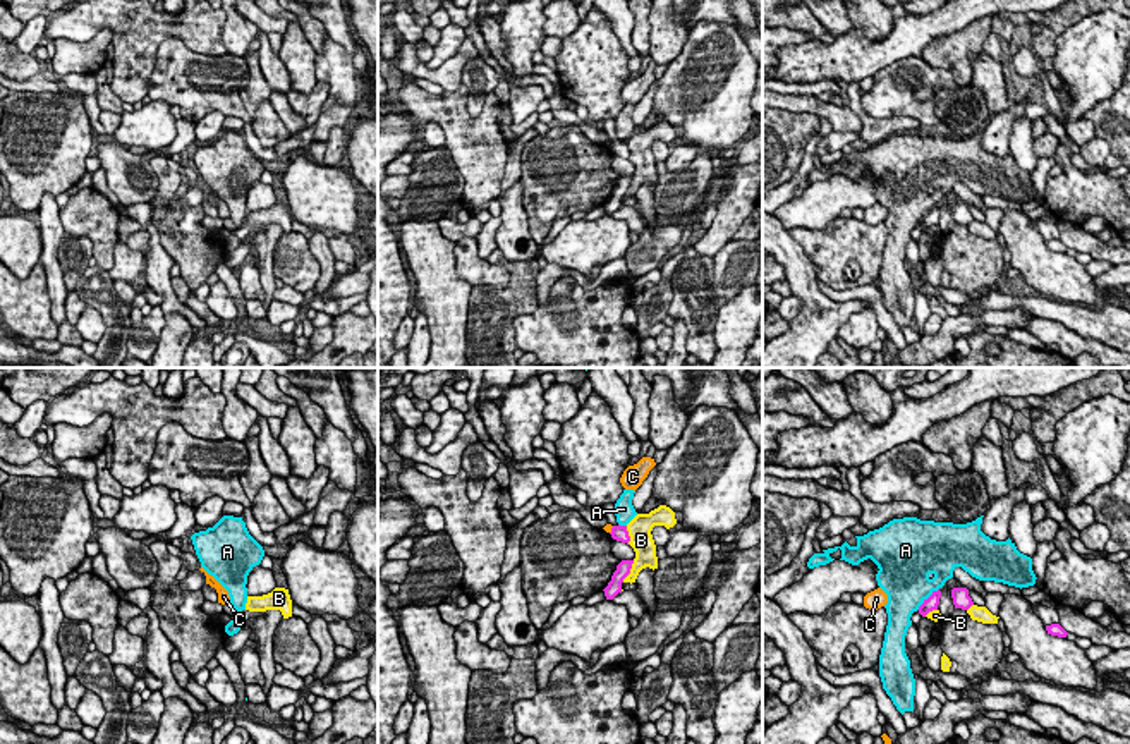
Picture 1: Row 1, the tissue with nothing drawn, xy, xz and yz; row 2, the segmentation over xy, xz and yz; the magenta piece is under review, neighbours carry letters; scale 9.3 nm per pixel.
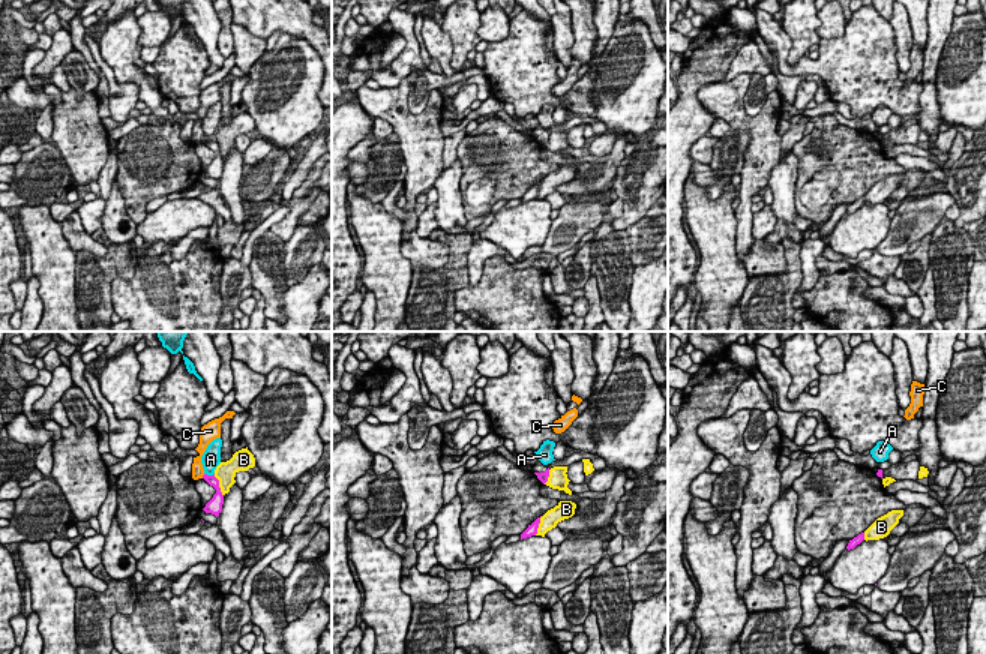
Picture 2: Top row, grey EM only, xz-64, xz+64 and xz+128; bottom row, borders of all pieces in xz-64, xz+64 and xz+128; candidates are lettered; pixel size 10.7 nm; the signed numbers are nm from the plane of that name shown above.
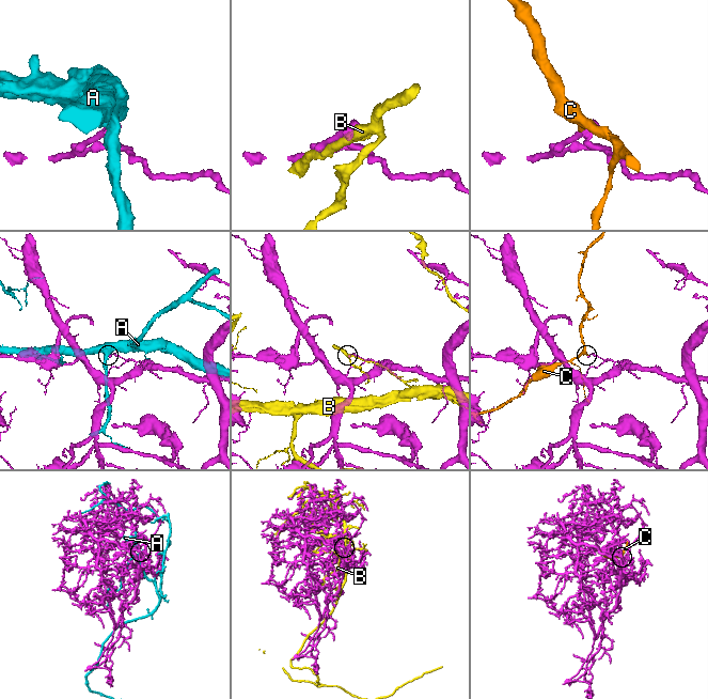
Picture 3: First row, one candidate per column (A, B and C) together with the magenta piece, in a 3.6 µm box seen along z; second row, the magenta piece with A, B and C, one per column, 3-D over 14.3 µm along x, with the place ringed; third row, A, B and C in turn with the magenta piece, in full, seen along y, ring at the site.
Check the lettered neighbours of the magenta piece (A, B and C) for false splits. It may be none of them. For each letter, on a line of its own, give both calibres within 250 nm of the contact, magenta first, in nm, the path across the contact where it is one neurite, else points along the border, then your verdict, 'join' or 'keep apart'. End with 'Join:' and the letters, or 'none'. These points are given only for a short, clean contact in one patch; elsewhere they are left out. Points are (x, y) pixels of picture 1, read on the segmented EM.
A: 130 nm thick on the magenta side, 420 nm on the other; keep apart
B: 140 nm thick on the magenta side, 190 nm on the other; keep apart
C: 140 nm thick on the magenta side, 70 nm on the other; border along xz (613, 526), (610, 533); keep apart
Join: none

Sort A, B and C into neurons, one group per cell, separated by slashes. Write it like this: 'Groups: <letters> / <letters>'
Groups: A / B / C

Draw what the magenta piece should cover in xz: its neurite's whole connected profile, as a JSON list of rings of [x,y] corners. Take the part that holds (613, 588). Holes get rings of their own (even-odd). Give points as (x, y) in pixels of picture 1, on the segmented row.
[[[622,560],[617,565],[617,570],[613,572],[611,581],[603,589],[606,600],[613,600],[618,593],[622,593],[622,582],[630,574],[632,564],[634,564],[634,560]]]

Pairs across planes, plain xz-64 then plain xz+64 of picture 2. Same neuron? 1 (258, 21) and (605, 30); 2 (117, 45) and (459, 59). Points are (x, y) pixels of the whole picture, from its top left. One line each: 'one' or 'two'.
1: two
2: one

